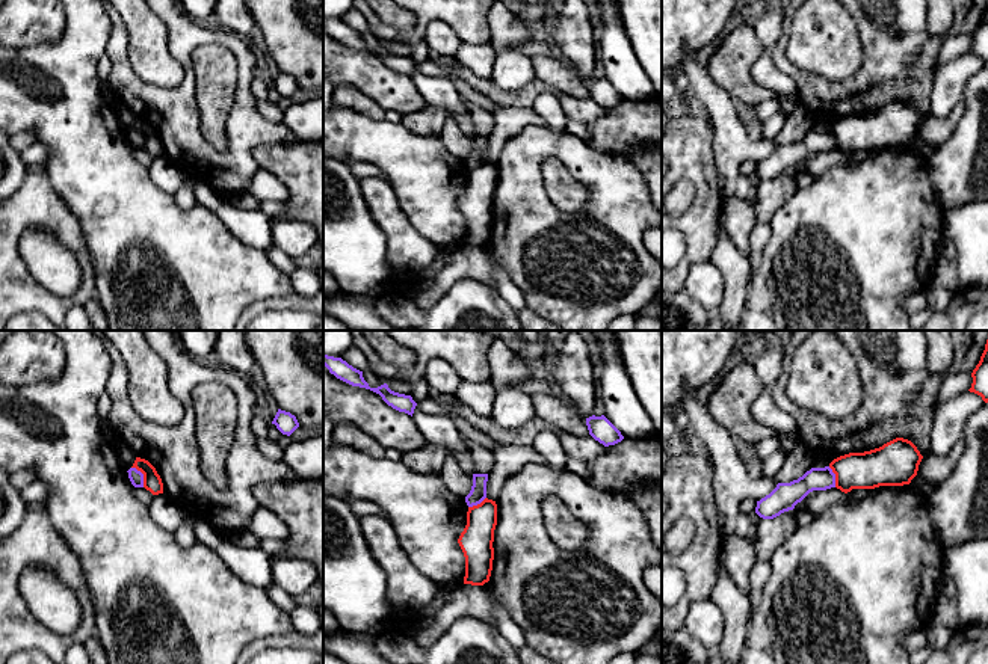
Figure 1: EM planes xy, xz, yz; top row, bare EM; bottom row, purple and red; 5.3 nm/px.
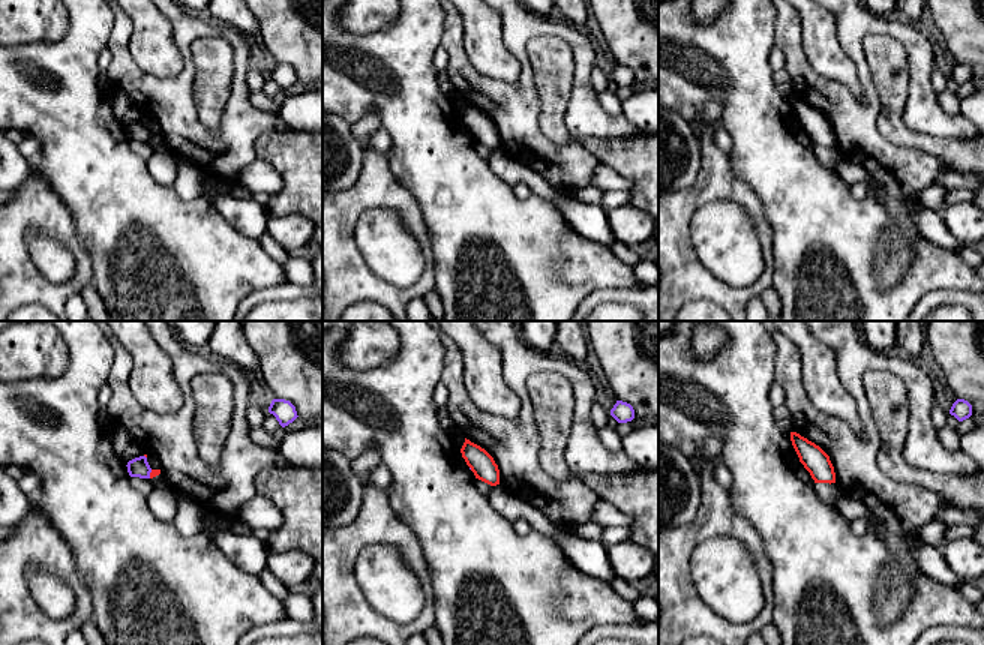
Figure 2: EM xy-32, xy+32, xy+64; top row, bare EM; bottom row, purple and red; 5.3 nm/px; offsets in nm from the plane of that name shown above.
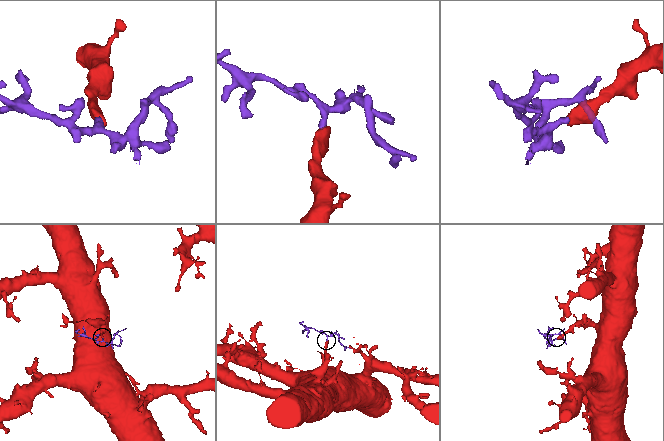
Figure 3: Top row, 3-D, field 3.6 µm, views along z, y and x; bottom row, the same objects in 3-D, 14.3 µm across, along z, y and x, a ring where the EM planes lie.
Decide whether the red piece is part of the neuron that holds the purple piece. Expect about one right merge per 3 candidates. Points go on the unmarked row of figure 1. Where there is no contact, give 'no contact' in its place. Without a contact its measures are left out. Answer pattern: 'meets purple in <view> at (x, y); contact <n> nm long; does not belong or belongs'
meets purple in xy at (142, 138); contact 130 nm long; does not belong

